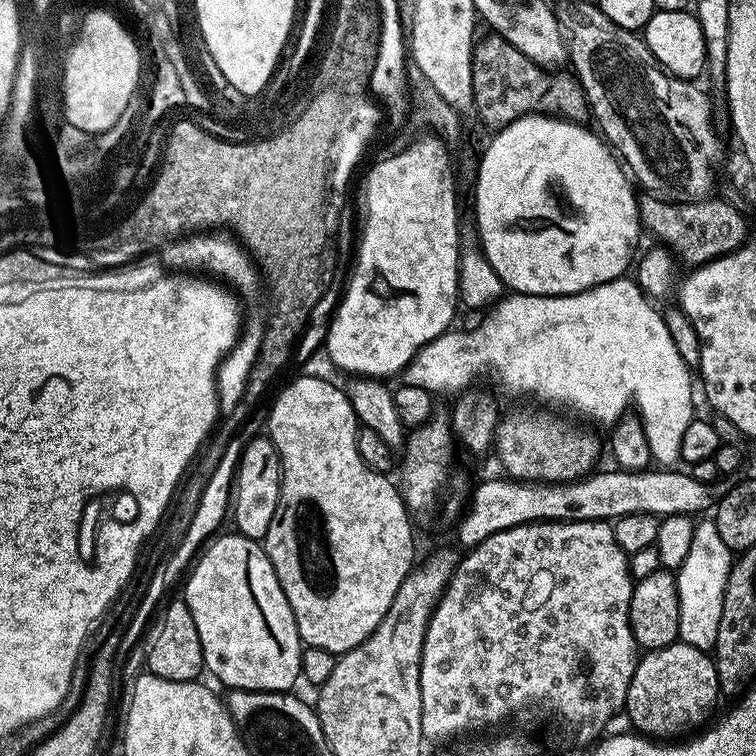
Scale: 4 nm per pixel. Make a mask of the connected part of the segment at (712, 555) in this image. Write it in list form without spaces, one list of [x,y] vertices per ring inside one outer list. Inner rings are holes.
[[[715,519],[699,521],[694,530],[694,542],[686,554],[686,562],[682,562],[682,566],[675,573],[680,642],[689,643],[704,652],[715,649],[718,622],[722,622],[722,598],[733,563],[734,553],[718,535]]]

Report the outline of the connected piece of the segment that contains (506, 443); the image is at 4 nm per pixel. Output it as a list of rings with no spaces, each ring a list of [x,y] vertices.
[[[540,411],[544,412],[512,412],[499,421],[494,455],[508,471],[505,473],[514,480],[534,480],[542,484],[566,484],[589,475],[597,467],[596,459],[600,456],[599,438],[584,428],[567,424],[565,417],[555,411]]]

